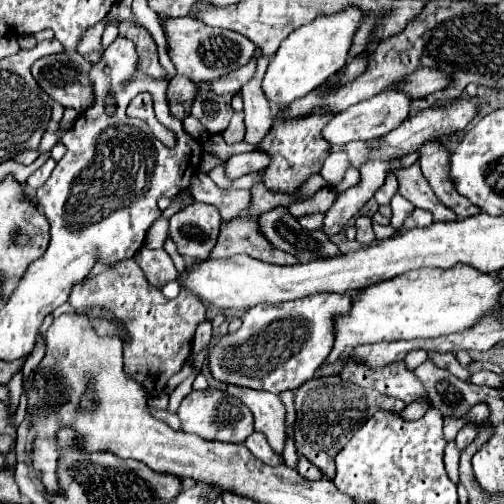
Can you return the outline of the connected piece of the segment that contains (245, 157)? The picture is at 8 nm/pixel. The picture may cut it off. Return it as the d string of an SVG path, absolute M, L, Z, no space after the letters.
M250 151L250 153L232 155L226 163L226 173L228 177L236 179L240 175L260 171L266 167L268 167L268 151Z

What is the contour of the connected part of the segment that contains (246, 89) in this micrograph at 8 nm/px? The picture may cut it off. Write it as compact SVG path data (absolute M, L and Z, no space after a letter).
M262 55L258 59L258 69L256 75L252 77L252 81L248 81L242 89L240 95L244 99L244 123L246 123L246 137L244 141L258 145L262 141L262 137L268 133L270 125L272 125L272 113L270 113L270 105L268 99L264 97L264 91L260 89L266 67L270 63L270 57Z

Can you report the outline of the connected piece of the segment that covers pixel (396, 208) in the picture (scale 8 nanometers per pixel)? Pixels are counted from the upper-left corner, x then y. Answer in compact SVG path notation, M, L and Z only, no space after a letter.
M396 193L394 199L392 199L392 203L390 203L390 207L392 207L392 219L390 219L390 225L392 225L394 231L400 231L404 219L414 211L414 205L412 205L410 201L402 199L400 193Z

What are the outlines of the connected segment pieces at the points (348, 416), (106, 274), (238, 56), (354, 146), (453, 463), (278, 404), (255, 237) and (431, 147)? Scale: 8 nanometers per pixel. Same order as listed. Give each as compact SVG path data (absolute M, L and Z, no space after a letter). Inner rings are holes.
M314 377L306 381L300 389L296 389L296 423L294 423L294 439L300 455L310 459L318 469L324 471L328 479L334 477L334 457L340 451L340 445L346 445L352 433L360 427L364 419L374 415L380 409L402 411L406 407L404 401L380 395L370 389L356 387L354 383L342 381L336 377Z
M134 259L120 261L112 267L96 263L90 277L74 285L68 303L76 309L76 315L88 317L96 329L96 335L122 339L122 333L126 331L128 339L124 339L124 373L142 385L150 397L160 395L166 389L168 379L182 369L192 351L196 327L206 321L206 307L198 297L180 293L176 299L168 301L158 289L150 287ZM90 307L102 307L114 319L94 319L90 317Z
M188 15L176 19L164 17L162 27L168 41L168 55L176 65L176 71L188 77L190 81L212 81L222 75L228 75L230 71L236 71L238 67L246 65L246 61L252 57L252 51L256 49L256 45L252 45L248 37L230 29L208 27Z
M354 141L354 143L348 143L348 145L330 145L330 151L328 153L346 153L348 155L348 161L350 161L350 167L356 167L360 169L362 163L366 163L370 159L370 153L372 153L372 147L364 141Z
M454 441L446 445L446 451L444 451L444 465L446 465L446 473L450 477L450 481L454 485L458 485L458 449L454 447Z
M226 385L230 395L236 395L240 401L248 405L254 415L254 429L262 431L274 451L282 453L284 437L286 437L286 409L278 395L258 389L244 389L238 385Z
M244 213L230 221L222 221L220 237L210 257L222 259L222 257L238 255L238 253L244 253L244 255L250 255L254 259L274 263L274 265L298 263L294 255L284 253L280 249L272 249L272 245L268 245L268 239L260 233L258 221L252 221L252 217L244 217Z
M426 141L420 149L420 167L424 177L428 179L430 187L434 189L436 197L448 205L448 209L452 209L460 219L476 215L478 209L466 199L460 197L460 193L456 193L452 181L448 181L448 149L440 143L440 141Z

